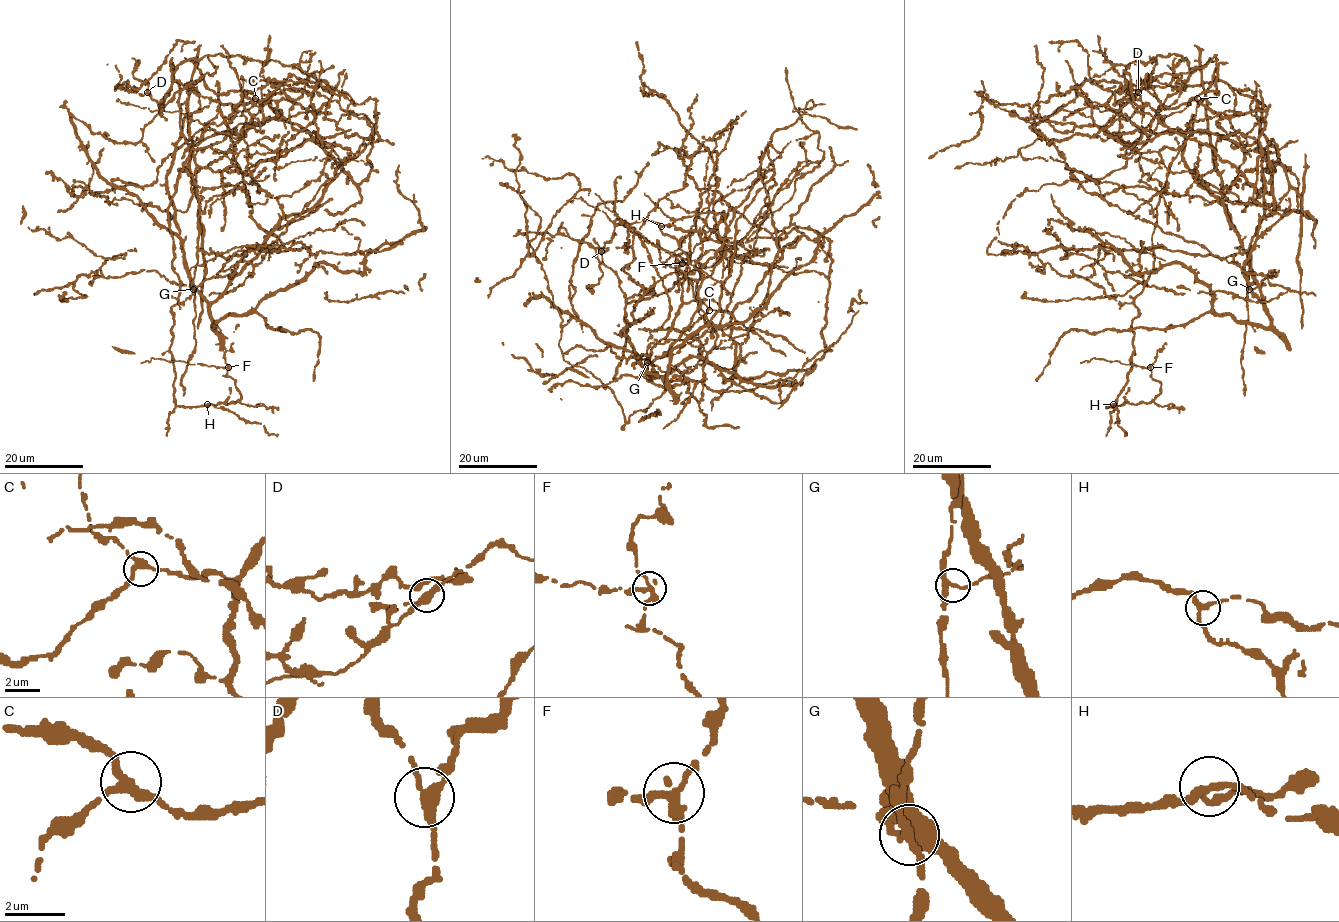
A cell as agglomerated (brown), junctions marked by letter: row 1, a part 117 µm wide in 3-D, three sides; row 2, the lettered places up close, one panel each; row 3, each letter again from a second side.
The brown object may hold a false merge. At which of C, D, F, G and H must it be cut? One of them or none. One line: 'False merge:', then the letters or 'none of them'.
False merge: F

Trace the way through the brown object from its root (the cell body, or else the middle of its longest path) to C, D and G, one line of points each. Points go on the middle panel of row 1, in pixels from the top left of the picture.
C: (622, 269), (646, 292), (690, 252), (676, 256), (681, 274), (664, 262), (707, 208), (696, 294), (709, 310)
D: (622, 269), (646, 292), (690, 252), (681, 274), (664, 262), (708, 209), (697, 261), (620, 224), (601, 251)
G: (622, 269), (661, 199), (724, 216), (725, 242), (701, 270), (690, 325), (647, 362)

